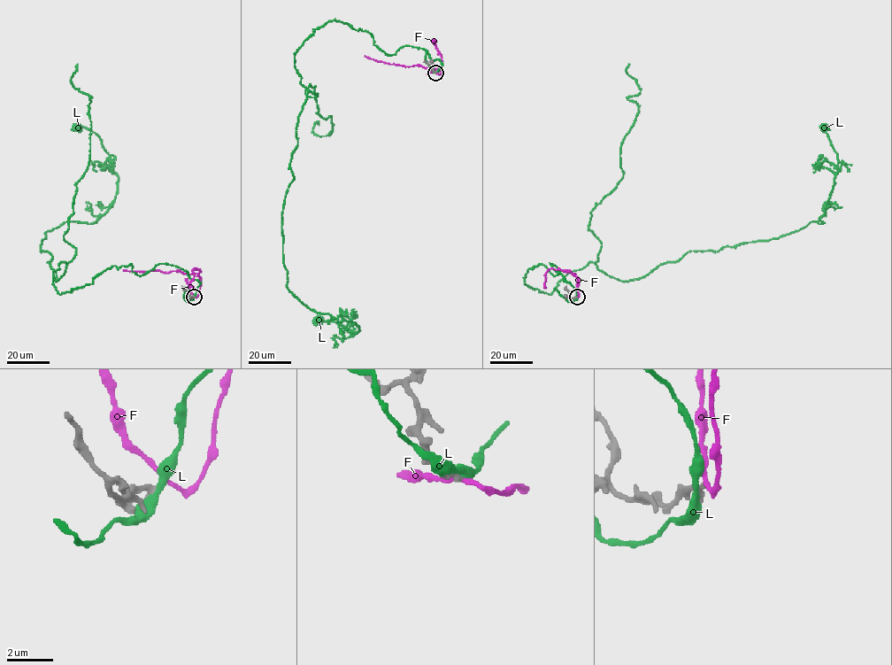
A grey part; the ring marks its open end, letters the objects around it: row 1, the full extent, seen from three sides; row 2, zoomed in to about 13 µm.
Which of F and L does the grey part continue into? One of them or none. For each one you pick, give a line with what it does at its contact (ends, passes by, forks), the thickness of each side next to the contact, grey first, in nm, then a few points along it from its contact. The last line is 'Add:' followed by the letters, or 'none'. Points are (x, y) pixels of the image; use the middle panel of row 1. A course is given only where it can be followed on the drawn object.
Add: none

